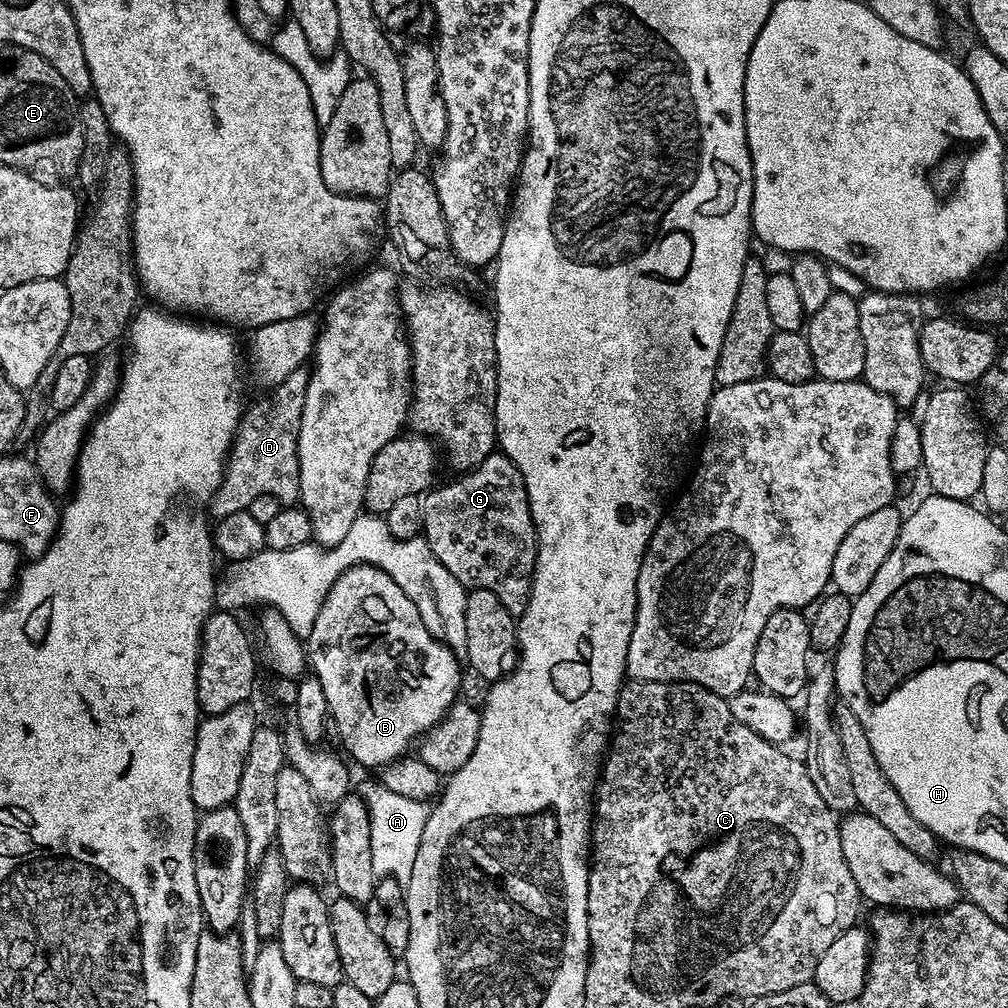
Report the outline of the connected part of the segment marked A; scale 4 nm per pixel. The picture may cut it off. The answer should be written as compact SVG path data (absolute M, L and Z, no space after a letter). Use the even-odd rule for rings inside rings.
M373 782L368 789L363 789L362 795L370 814L372 867L377 873L387 874L401 882L408 881L414 870L414 858L418 858L422 830L426 830L429 805L425 801L416 799L415 796L394 794L394 790L386 790L376 782Z

